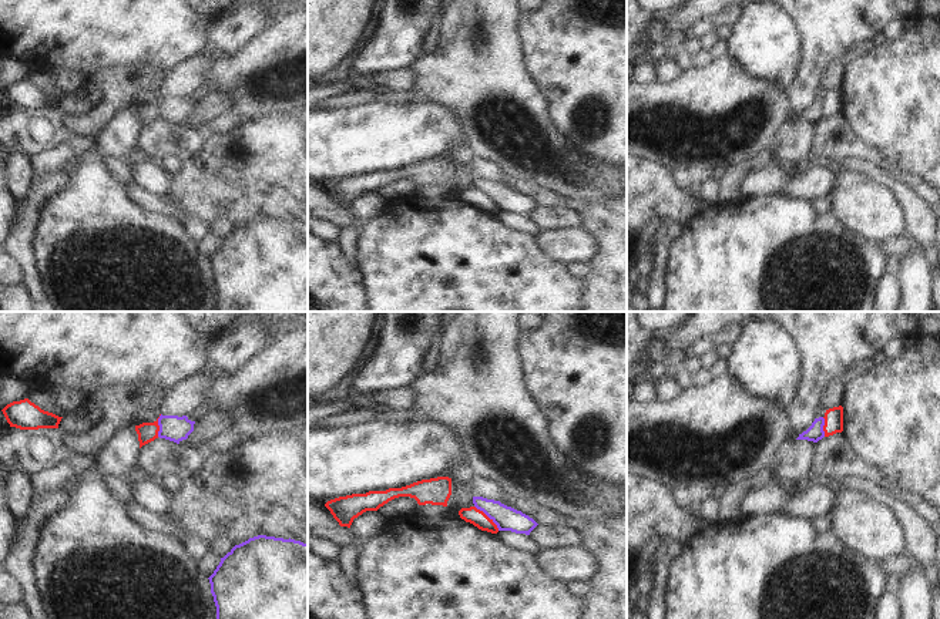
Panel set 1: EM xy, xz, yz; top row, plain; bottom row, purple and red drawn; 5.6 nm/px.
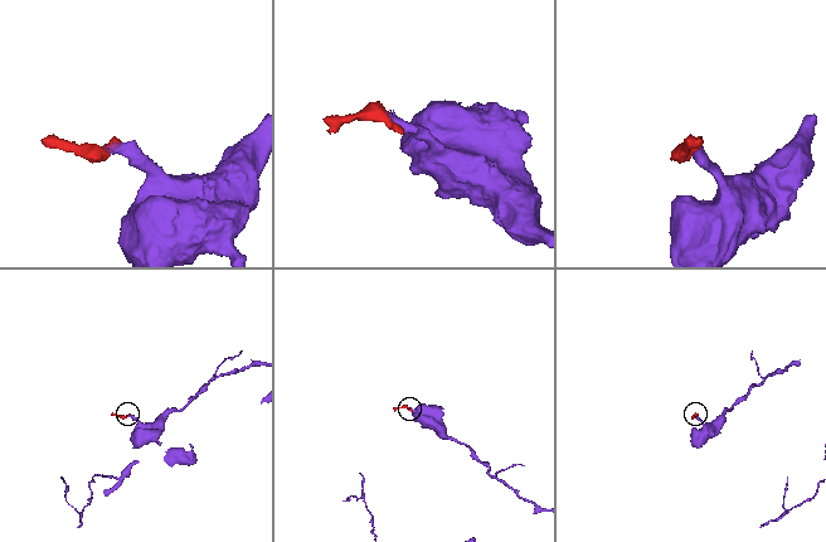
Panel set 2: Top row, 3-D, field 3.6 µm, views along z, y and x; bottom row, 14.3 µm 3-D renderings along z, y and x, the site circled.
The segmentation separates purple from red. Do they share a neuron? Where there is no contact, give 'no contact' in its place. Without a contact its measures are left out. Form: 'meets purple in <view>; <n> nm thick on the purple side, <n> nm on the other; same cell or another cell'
meets purple in xz; 140 nm thick on the purple side, 90 nm on the other; another cell

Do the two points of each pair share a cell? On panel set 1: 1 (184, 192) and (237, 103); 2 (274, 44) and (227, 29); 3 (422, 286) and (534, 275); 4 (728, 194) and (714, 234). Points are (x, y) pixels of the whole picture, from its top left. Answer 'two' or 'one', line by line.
1: two
2: two
3: one
4: two

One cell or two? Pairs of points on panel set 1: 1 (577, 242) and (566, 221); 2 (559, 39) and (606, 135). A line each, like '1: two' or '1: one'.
1: two
2: one

